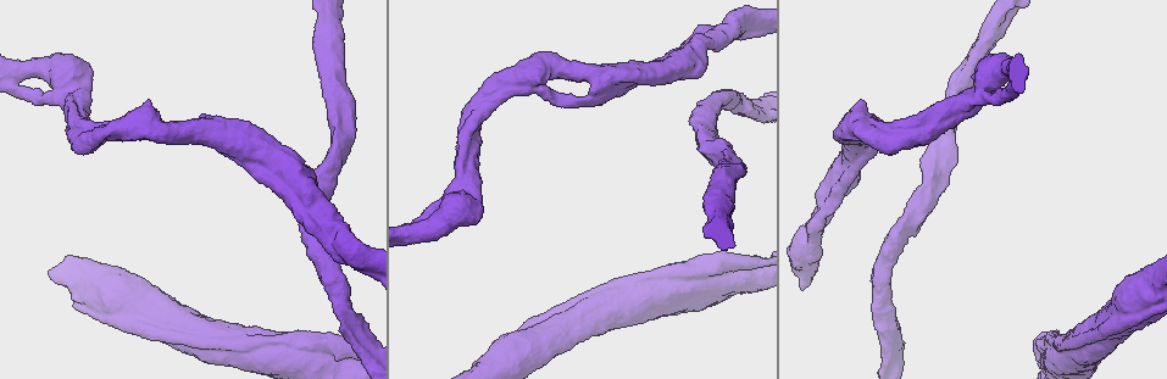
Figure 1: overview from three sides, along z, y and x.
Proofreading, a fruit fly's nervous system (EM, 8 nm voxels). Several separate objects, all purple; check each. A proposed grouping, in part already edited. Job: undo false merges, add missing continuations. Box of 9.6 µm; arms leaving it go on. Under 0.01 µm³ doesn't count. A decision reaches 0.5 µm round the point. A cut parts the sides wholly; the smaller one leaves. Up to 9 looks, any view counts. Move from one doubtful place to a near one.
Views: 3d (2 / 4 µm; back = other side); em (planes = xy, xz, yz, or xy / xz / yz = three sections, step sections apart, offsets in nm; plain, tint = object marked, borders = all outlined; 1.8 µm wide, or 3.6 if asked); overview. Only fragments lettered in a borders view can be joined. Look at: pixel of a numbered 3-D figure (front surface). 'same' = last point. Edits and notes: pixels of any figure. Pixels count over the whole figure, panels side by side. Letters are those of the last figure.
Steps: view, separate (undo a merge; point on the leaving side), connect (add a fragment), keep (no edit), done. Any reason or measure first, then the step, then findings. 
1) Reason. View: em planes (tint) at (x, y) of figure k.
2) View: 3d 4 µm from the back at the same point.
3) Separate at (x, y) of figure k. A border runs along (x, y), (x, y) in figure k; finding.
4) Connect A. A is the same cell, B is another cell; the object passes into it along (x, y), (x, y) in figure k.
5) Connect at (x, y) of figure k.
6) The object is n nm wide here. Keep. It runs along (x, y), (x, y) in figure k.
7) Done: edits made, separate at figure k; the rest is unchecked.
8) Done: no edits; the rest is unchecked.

Closes a loop. View: em 3.6 µm planes (tint) at (982, 87) of figure 1.

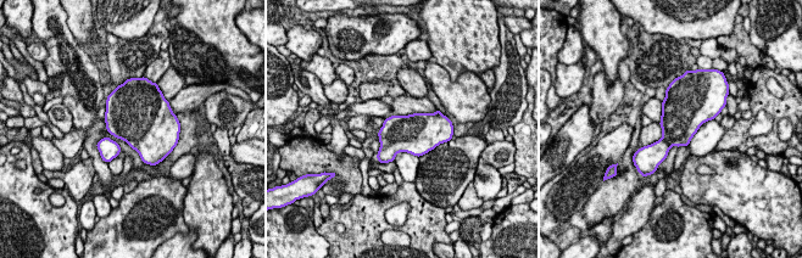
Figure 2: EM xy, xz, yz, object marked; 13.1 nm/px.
View: em 3.6 µm planes (borders) at the same point.

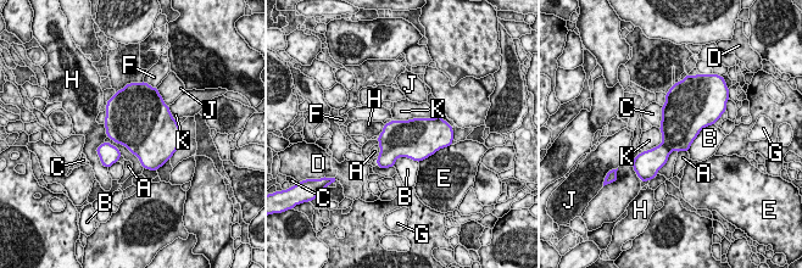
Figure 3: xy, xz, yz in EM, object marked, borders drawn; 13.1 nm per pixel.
Keep. A, B, C, D, E, F, G, H, J and K are other cells; a border runs along (107, 137), (123, 144), (143, 168) in figure 3; continuous, no second cell.

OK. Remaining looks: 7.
Three-way junction. View: 3d 4 µm at (253, 156) of figure 1.

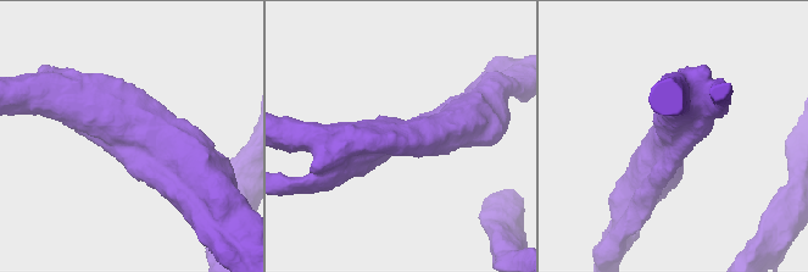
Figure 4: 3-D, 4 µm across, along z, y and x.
3 arms meet here; the arms are 280, 460, 600 nm wide. View: em 3.6 µm yz step 8 (borders) at (127, 142) of figure 4.

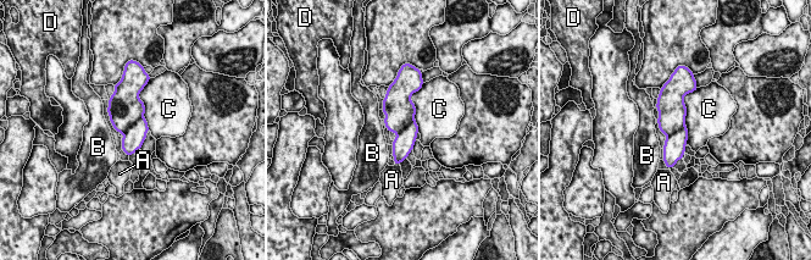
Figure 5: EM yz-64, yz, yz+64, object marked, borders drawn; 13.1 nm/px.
View: em 3.6 µm planes (borders) at the same point.

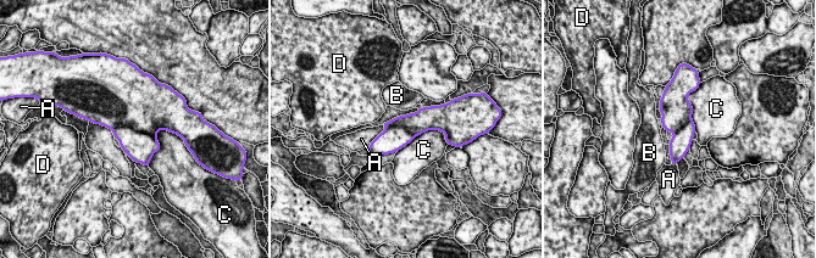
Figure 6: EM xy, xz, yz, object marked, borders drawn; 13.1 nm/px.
The object is 380 nm wide here. Keep. A, B, C and D are other cells; a border runs along (445, 134), (428, 129), (398, 151) in figure 6; all the same cell.

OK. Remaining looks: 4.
Branch point. View: em 3.6 µm planes (tint) at (864, 116) of figure 1.

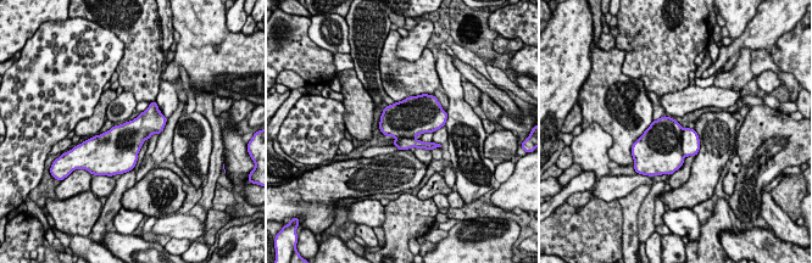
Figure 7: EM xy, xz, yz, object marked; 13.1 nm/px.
See the neighbours. View: em 3.6 µm planes (borders) at the same point.

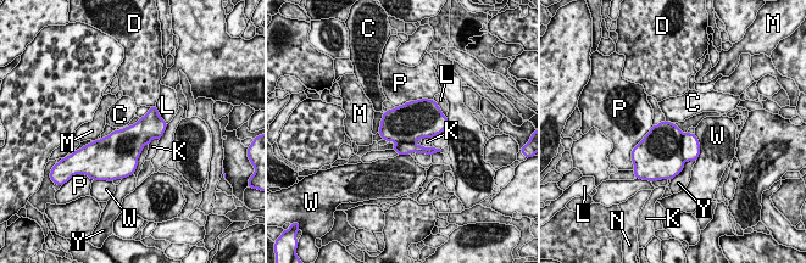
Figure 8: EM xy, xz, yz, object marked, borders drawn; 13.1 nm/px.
The object is 460 nm wide here. Keep. C, D, K, L, M, N, P, W and Y are other cells; a border runs along (666, 119), (672, 123) in figure 8; one cell here.

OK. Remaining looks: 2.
Thick turns thin. View: 3d 4 µm from the back at (334, 352) of figure 1.

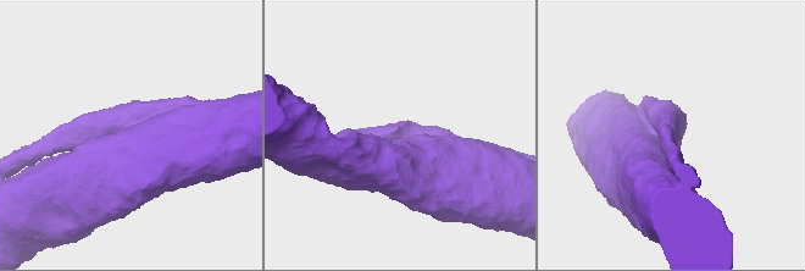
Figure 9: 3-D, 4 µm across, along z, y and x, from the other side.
Need the tissue. View: em 3.6 µm planes (borders) at (656, 136) of figure 9.

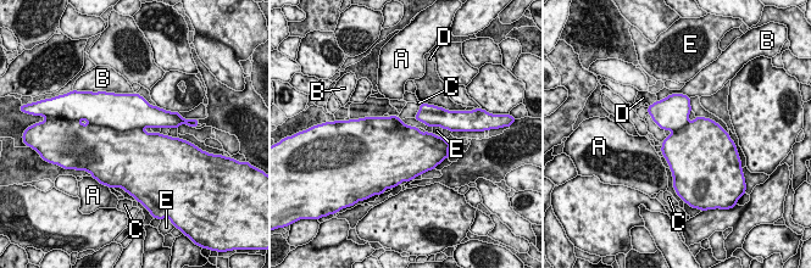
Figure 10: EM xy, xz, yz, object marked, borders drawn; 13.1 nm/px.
Keep. A, B, C, D and E are other cells; a border runs along (433, 126), (443, 128) in figure 10; continuous, no second cell.

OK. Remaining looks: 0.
Done: no edits; the rest is unchecked.

